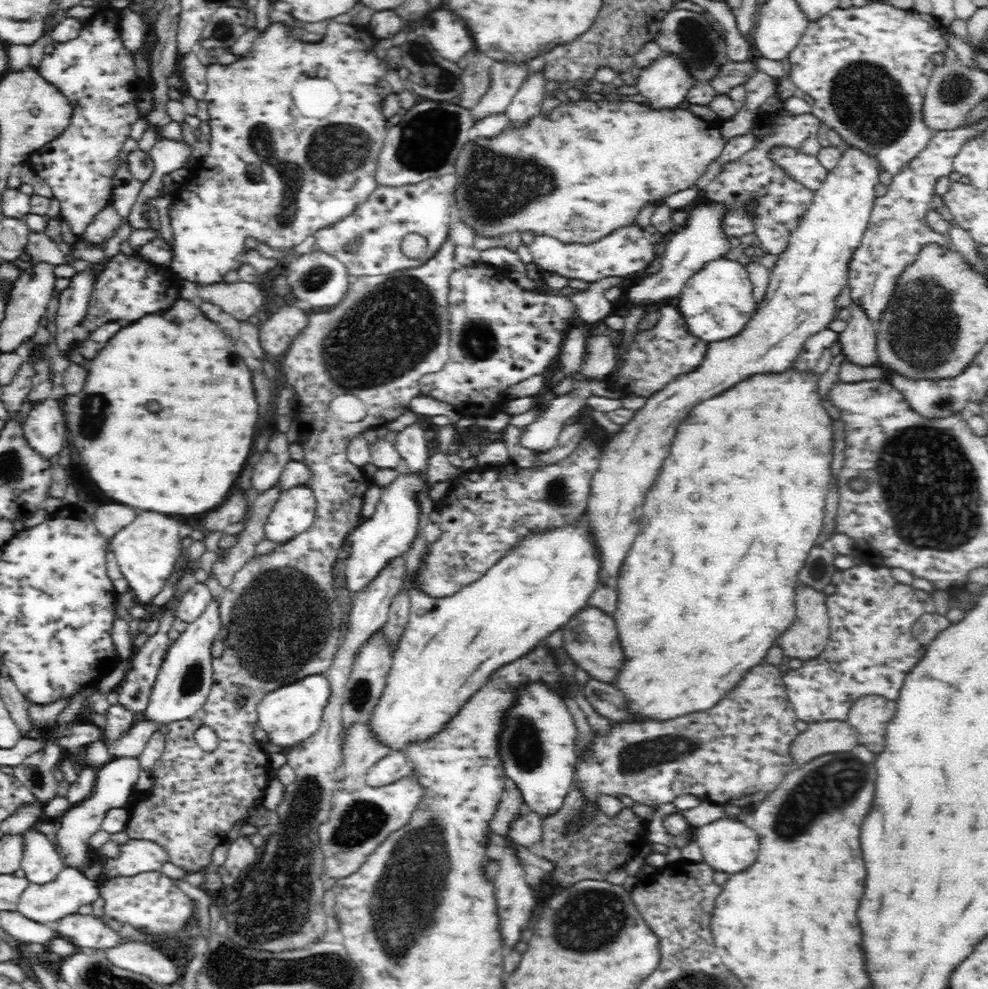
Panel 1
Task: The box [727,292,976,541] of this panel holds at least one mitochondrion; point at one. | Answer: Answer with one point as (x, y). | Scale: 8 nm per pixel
(942, 402)

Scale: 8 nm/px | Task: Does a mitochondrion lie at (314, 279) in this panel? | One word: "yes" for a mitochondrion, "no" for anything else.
yes

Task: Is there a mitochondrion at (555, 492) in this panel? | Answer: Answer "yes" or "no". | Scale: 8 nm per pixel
yes

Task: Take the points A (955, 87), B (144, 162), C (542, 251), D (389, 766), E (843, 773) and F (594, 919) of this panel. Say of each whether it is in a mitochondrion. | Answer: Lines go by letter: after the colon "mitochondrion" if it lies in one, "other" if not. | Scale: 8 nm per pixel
A: mitochondrion
B: mitochondrion
C: other
D: other
E: mitochondrion
F: mitochondrion

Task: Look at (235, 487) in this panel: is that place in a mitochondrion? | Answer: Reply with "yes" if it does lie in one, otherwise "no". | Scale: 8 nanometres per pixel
no

